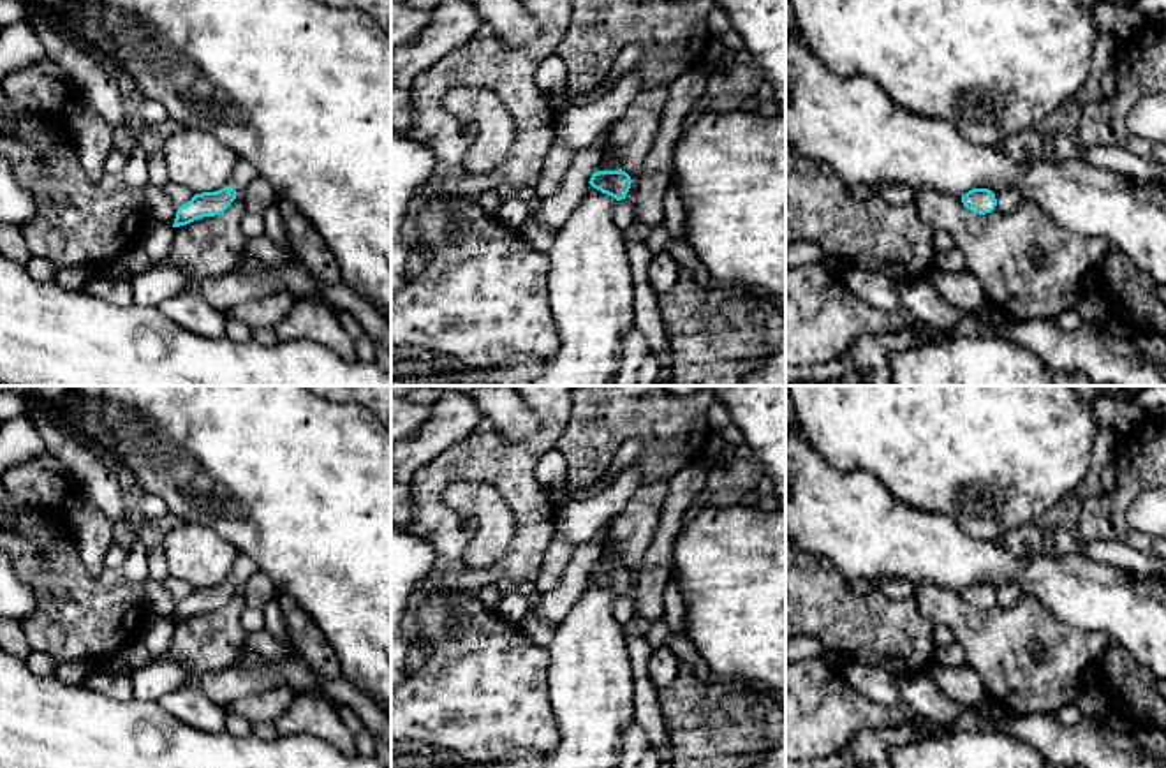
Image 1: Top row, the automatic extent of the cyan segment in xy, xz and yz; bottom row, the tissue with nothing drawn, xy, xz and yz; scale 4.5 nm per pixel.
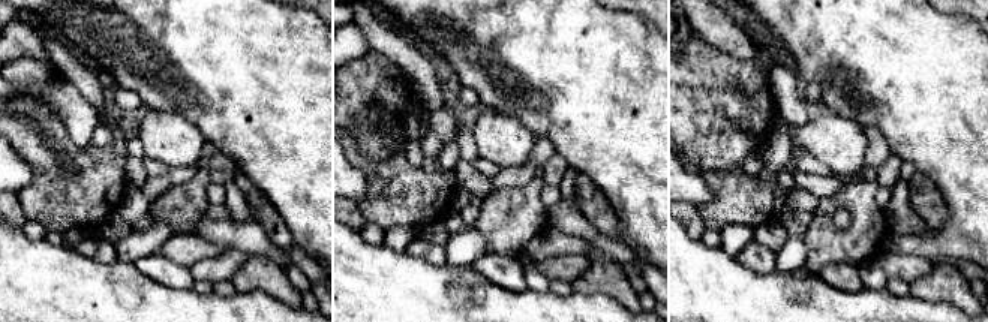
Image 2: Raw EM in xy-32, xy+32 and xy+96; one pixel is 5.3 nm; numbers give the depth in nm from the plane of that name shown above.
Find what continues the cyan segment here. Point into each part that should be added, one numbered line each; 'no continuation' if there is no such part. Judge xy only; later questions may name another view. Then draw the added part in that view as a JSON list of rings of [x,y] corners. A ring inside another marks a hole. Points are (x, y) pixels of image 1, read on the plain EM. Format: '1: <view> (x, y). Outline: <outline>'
1: xy (243, 568). Outline: [[[240,553],[236,562],[234,562],[234,567],[229,574],[229,581],[232,581],[236,585],[236,588],[243,588],[243,585],[247,583],[247,580],[257,571],[257,565],[255,562],[245,555],[245,553]]]

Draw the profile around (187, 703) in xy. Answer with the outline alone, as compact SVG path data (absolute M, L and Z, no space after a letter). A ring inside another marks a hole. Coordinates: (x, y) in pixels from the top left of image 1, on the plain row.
M181 685L159 699L159 705L174 719L206 733L224 733L227 722L225 706L208 699L199 689Z

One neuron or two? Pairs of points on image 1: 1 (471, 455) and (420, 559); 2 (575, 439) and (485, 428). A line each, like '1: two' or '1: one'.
1: two
2: two

